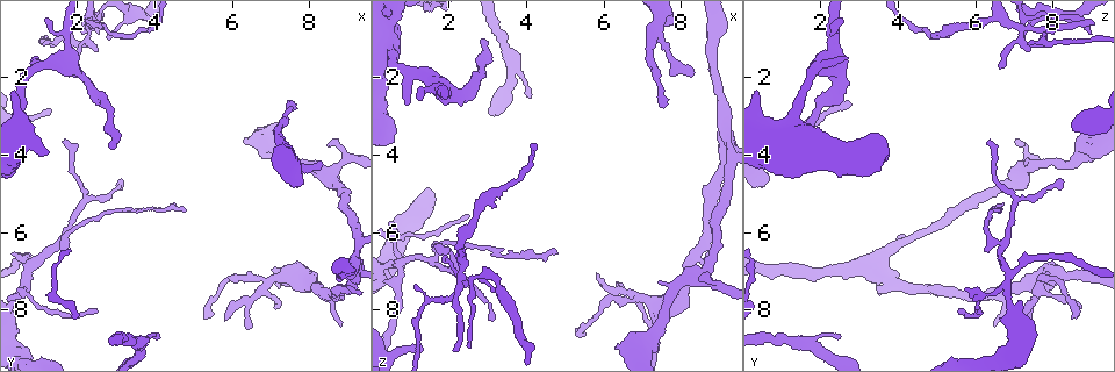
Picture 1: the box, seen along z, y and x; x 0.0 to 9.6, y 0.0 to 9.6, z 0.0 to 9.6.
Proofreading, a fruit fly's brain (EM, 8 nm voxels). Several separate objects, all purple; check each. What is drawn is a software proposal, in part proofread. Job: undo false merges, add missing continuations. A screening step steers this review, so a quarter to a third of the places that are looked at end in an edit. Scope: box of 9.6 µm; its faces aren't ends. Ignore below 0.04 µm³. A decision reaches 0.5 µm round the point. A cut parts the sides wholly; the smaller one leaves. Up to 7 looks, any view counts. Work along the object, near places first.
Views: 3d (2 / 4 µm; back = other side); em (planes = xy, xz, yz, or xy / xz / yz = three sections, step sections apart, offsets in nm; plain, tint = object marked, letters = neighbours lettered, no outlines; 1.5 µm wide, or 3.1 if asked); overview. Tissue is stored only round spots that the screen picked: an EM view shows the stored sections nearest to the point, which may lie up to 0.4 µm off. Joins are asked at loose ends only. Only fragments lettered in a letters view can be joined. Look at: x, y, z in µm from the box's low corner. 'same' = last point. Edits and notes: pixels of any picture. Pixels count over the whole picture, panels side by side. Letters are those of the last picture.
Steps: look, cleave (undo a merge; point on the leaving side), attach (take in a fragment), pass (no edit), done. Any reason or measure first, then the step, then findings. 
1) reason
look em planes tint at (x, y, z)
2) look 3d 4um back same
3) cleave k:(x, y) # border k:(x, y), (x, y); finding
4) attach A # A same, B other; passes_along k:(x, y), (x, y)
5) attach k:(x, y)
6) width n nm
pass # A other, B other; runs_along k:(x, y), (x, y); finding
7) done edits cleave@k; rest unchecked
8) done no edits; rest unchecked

arms part here
look 3d 4um at (7.30, 7.15, 7.80)

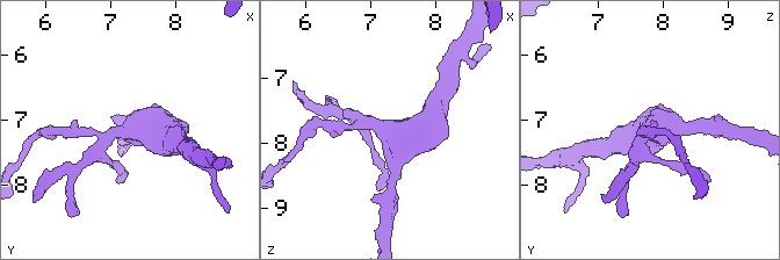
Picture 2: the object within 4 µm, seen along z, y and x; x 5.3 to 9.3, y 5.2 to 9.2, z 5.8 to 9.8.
arms 3; arm_widths 200, 220, 320 nm; shape alone is not enough
look em planes tint at (7.30, 7.20, 7.85)

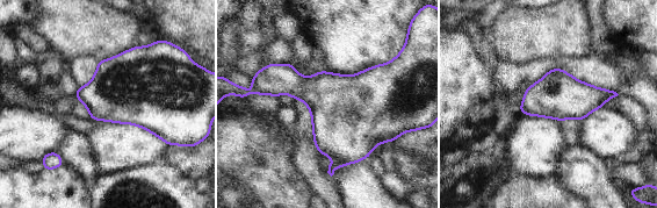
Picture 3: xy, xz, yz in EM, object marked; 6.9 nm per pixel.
see the neighbours
look em planes letters same

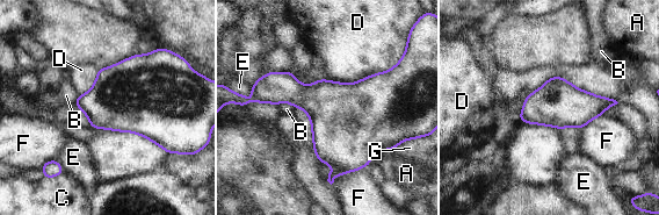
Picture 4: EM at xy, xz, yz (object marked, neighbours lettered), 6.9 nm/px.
width 320 nm
pass # A other, B other, C other, D other, E other, F other, G other; border 4:(530, 92), (563, 77), (618, 102); all the same neuron

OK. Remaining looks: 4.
abrupt turn
look em planes tint at (0.75, 6.95, 6.80)

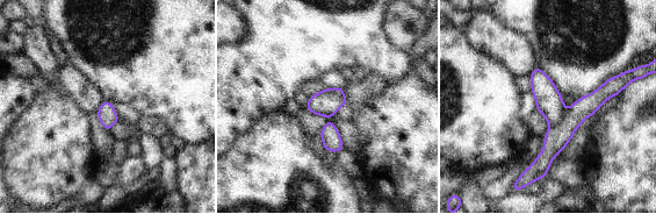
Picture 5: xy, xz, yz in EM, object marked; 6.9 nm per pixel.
look em planes letters same

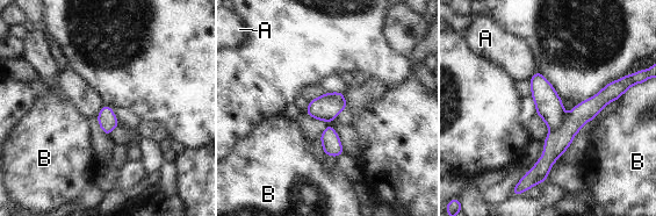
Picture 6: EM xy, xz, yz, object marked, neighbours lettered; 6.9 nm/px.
cleave 6:(559, 141) # A other, B other; border 6:(564, 117), (550, 132); two neurons meet here

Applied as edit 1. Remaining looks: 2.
done edits cleave@6; rest unchecked

